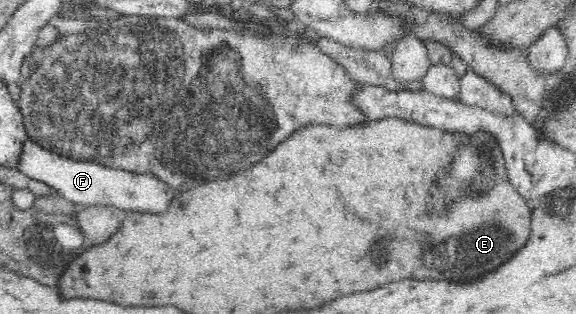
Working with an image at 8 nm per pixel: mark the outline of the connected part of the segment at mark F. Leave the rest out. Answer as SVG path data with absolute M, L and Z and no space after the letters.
M30 136L23 140L16 168L28 178L55 188L69 202L83 206L111 204L128 212L165 212L173 198L170 185L154 176L145 176L125 169L108 169L106 165L95 164L94 161L71 160L71 157L49 152L31 140Z

